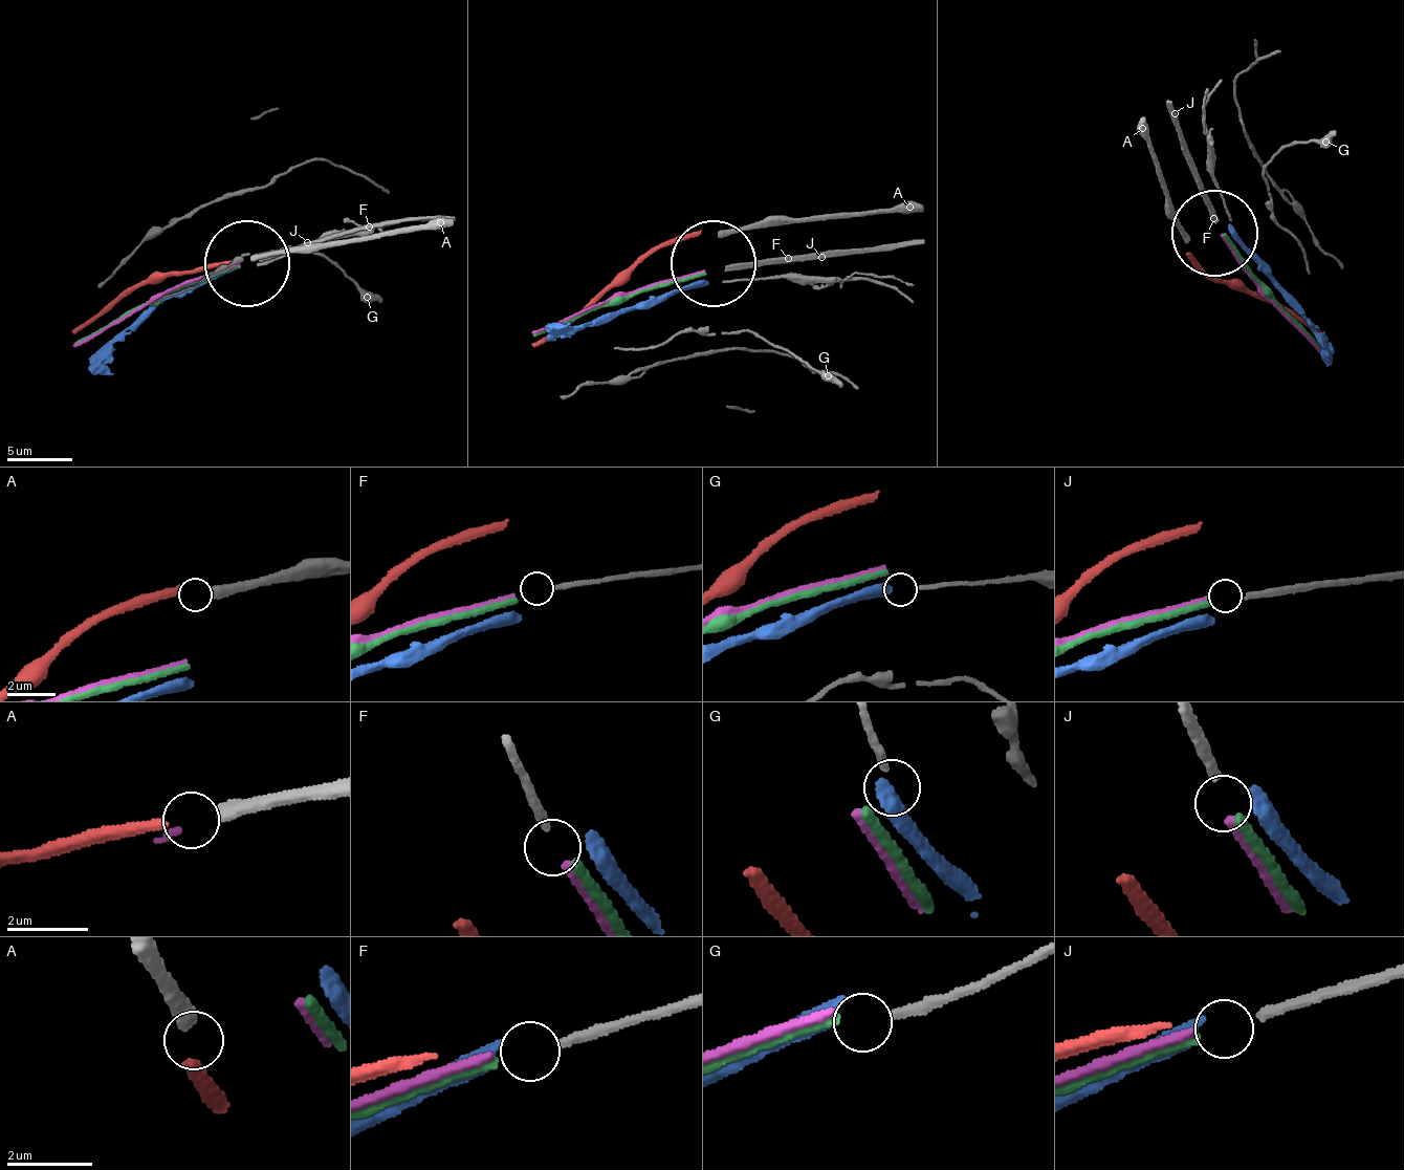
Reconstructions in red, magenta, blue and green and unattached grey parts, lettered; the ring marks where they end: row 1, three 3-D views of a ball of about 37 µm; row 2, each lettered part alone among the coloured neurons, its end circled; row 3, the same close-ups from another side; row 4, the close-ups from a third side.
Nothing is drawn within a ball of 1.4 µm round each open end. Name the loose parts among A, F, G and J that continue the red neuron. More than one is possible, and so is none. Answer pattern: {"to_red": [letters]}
{"to_red": []}

